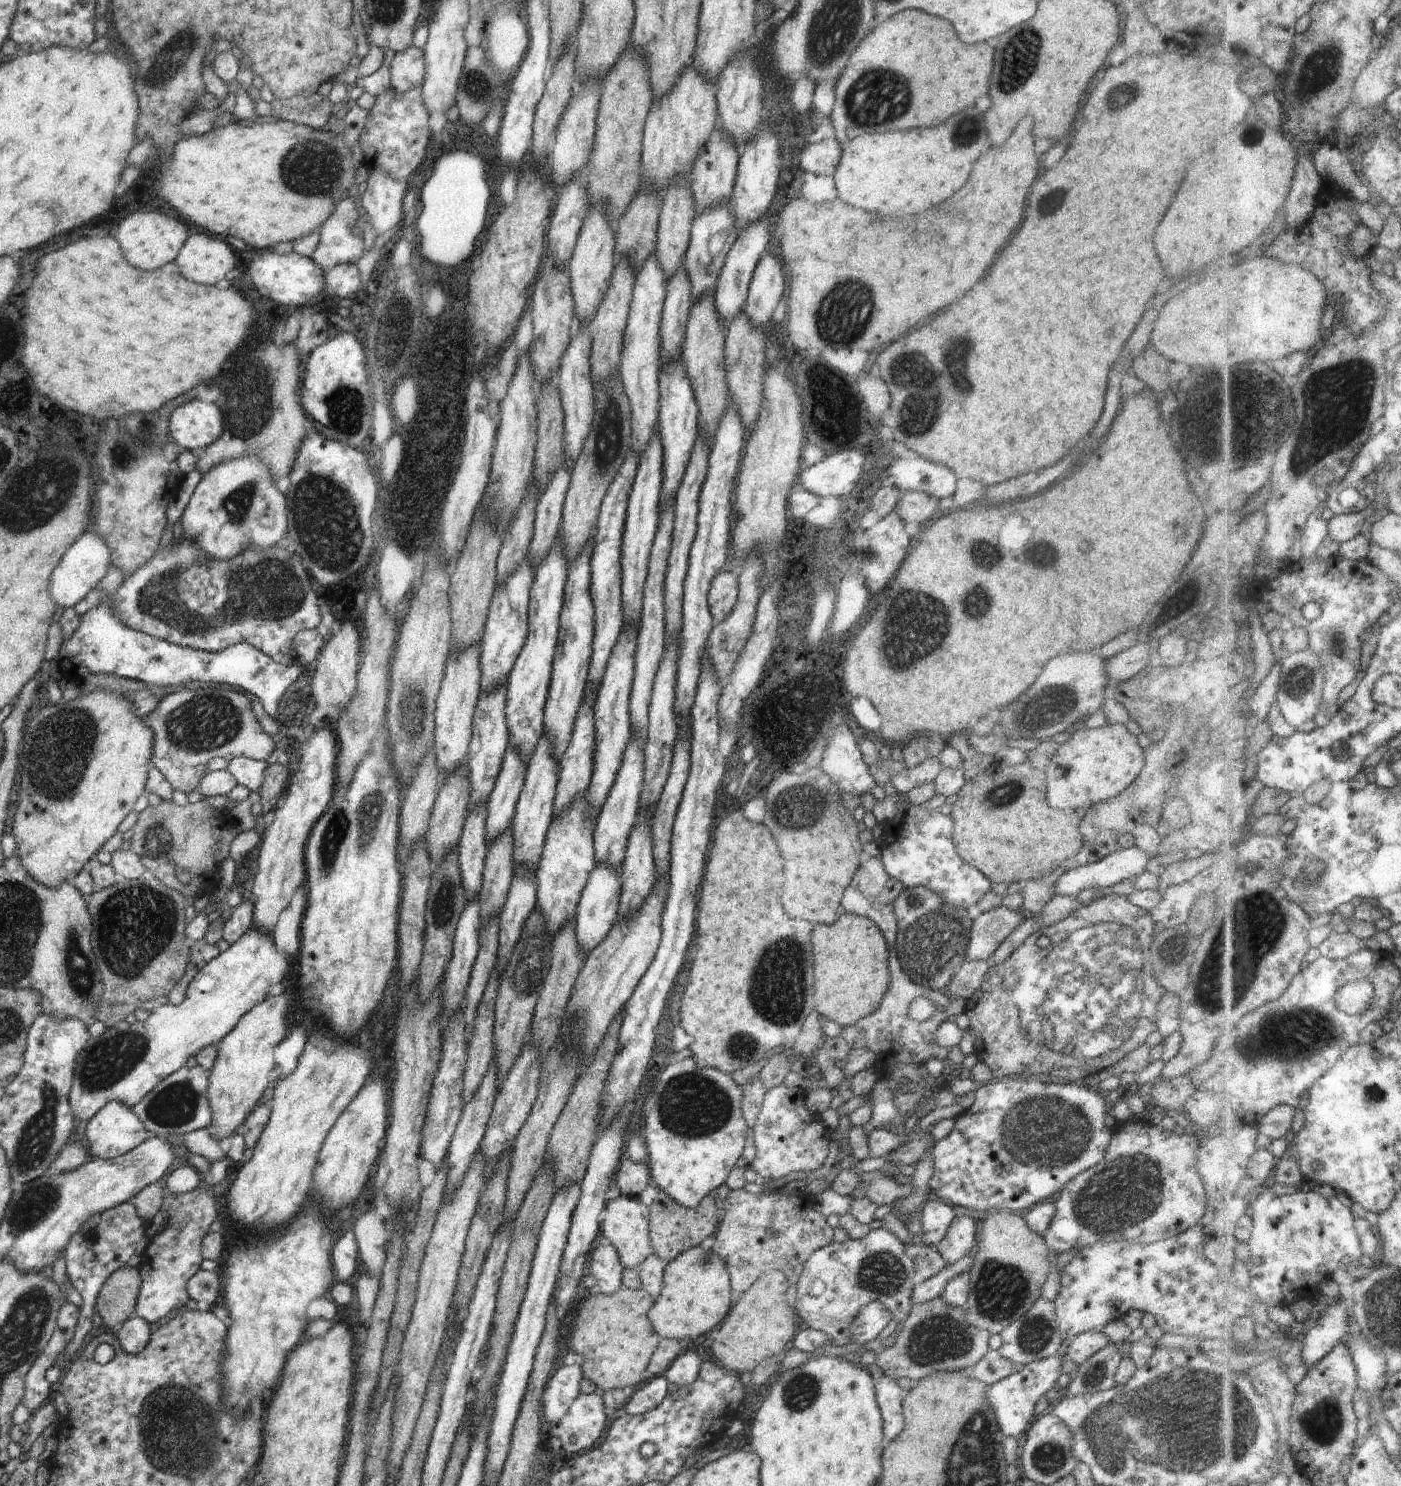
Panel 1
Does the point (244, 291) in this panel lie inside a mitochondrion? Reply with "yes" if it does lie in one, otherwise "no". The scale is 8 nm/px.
no

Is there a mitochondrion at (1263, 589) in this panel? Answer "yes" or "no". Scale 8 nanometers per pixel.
no

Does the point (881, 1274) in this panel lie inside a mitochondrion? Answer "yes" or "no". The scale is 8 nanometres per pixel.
yes

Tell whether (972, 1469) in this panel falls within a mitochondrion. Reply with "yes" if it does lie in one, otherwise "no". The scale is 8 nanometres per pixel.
yes

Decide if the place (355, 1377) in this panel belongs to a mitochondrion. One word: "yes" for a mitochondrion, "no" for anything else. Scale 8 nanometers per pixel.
no

